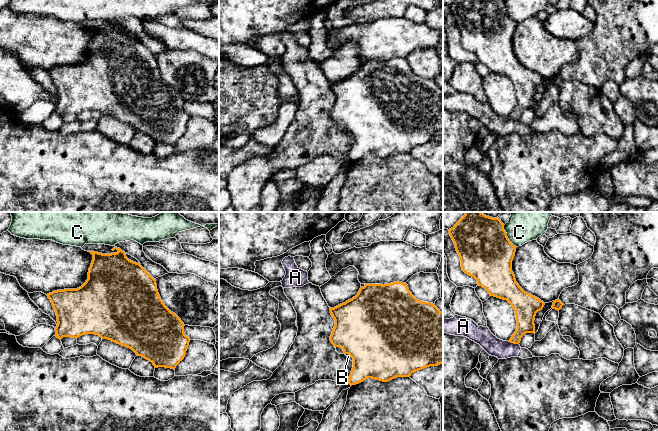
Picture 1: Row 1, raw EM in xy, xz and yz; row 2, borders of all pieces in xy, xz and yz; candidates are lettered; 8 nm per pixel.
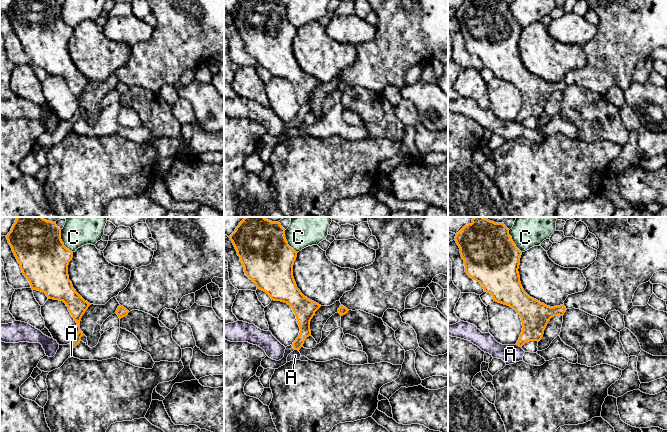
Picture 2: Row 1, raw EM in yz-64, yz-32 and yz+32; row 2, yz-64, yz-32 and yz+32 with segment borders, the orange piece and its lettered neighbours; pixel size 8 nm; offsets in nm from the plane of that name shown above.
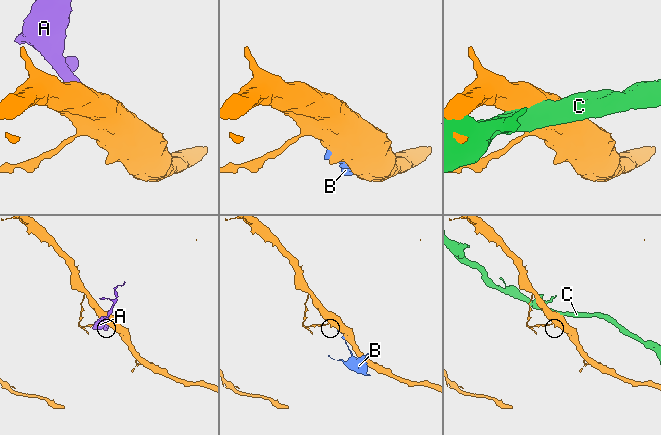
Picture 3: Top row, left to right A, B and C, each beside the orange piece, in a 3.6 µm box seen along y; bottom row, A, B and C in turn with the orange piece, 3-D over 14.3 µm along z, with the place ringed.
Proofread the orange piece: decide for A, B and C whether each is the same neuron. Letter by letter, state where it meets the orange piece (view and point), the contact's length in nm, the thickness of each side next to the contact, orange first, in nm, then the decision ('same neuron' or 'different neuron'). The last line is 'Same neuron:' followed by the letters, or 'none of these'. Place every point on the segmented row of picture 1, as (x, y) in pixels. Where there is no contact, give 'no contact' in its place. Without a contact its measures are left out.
A: meets orange in yz at (513, 342); contact 90 nm long; 160 nm thick on the orange side, 150 nm on the other; different neuron
B: meets orange in xz at (350, 355); contact 90 nm long; 500 nm thick on the orange side, 30 nm on the other; different neuron
C: meets orange in yz at (506, 236); contact 220 nm long; 420 nm thick on the orange side, 300 nm on the other; different neuron
Same neuron: none of these

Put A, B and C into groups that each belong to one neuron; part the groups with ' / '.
A / B / C

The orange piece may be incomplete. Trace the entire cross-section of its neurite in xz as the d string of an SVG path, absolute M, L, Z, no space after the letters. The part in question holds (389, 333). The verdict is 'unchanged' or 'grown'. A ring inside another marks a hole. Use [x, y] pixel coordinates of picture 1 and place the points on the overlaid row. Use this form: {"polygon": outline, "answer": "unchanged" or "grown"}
{"polygon": "M402 282L365 284L352 299L330 313L335 326L330 341L353 358L349 384L368 378L388 382L443 363L443 313L433 303L416 299Z", "answer": "unchanged"}

